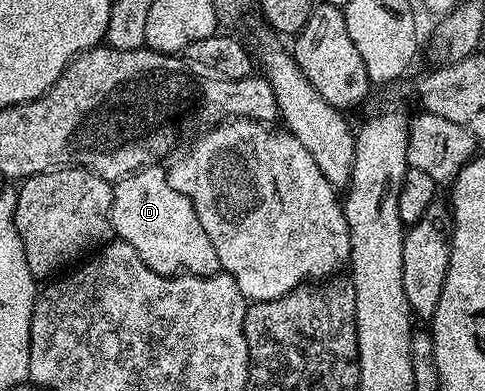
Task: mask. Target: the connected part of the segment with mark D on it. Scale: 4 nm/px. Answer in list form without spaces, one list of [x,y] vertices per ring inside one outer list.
[[[162,165],[146,166],[114,183],[110,220],[115,238],[133,244],[153,272],[168,276],[196,274],[202,278],[220,273],[217,252],[209,244],[201,220],[197,220],[197,212],[193,212],[193,204],[169,184]]]

